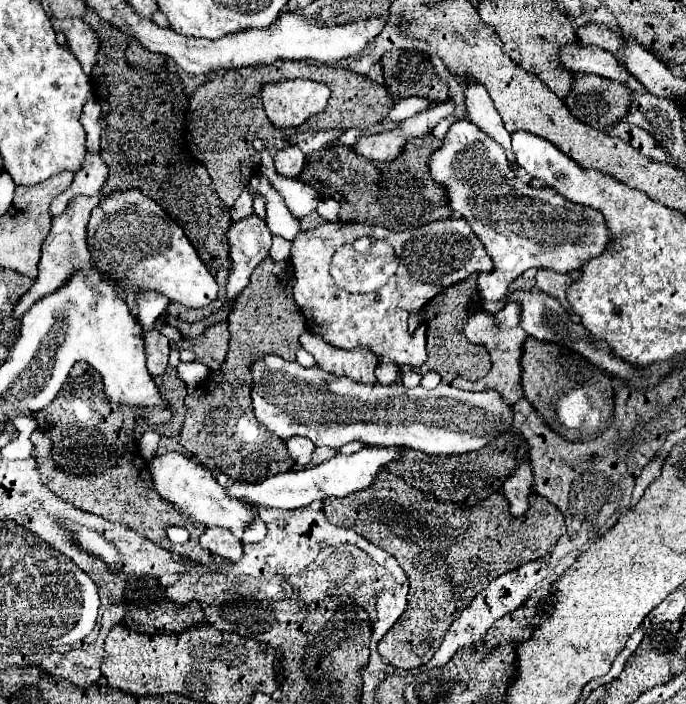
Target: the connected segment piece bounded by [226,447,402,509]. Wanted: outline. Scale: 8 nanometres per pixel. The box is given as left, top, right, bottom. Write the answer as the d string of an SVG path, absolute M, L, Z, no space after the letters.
M364 447L354 455L336 455L330 461L320 465L302 469L302 471L286 471L280 475L272 475L262 483L232 483L226 487L228 497L236 497L242 503L254 507L272 507L272 509L298 509L308 507L312 501L324 501L328 497L346 497L360 489L366 489L374 477L392 461L402 457L400 447Z

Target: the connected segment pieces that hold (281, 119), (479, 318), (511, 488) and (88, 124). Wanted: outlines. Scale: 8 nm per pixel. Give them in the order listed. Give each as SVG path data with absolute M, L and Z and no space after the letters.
M278 81L260 89L262 107L278 129L294 129L328 105L330 89L320 81Z
M478 311L474 313L466 327L464 327L464 333L468 337L470 343L474 345L484 345L486 351L490 353L490 361L492 361L492 367L488 371L486 377L482 379L476 379L476 381L470 381L470 379L464 379L464 377L456 377L456 387L458 389L466 389L466 391L484 391L484 389L496 389L502 393L502 397L514 405L524 393L522 393L522 383L520 383L520 375L522 375L522 367L520 367L520 359L522 359L522 353L524 353L524 341L528 339L528 333L524 333L524 329L518 325L514 329L500 329L496 323L494 323L494 315L492 313L486 313L486 311Z
M518 465L518 469L504 483L504 495L510 503L512 517L522 517L528 511L528 495L532 493L532 469L530 465Z
M90 99L84 109L82 109L82 125L84 125L84 131L86 131L86 149L90 153L100 152L100 123L98 123L98 117L100 117L100 103L96 99Z

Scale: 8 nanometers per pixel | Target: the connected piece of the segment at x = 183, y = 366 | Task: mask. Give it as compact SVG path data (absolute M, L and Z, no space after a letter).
M180 362L177 366L178 376L188 387L198 387L200 383L206 380L210 370L202 363Z

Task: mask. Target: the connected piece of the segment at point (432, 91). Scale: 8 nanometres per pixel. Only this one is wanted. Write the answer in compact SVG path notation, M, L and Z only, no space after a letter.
M392 49L382 57L382 69L384 69L388 93L396 95L396 99L404 99L404 97L412 97L412 95L428 97L436 103L442 103L448 99L448 81L444 81L436 75L430 53L426 53L422 49Z

